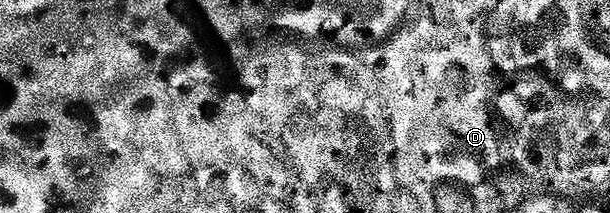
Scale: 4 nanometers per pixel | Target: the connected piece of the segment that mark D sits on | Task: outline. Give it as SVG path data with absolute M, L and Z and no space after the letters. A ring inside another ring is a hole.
M422 20L423 22L411 22L399 26L397 30L386 41L382 43L383 59L377 62L377 73L379 76L379 94L383 98L383 107L387 113L387 123L391 129L391 148L395 160L395 181L398 189L409 190L412 192L434 191L436 187L444 184L458 184L463 188L470 188L491 177L500 169L499 166L509 158L511 149L511 140L515 137L515 130L525 120L529 106L523 102L517 95L511 93L510 89L501 87L501 78L495 69L493 60L487 51L487 40L482 29L478 30L475 24L460 24L454 26L448 22L433 22Z

